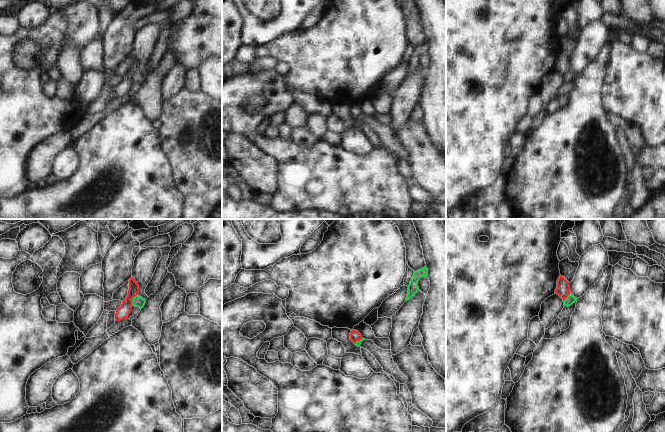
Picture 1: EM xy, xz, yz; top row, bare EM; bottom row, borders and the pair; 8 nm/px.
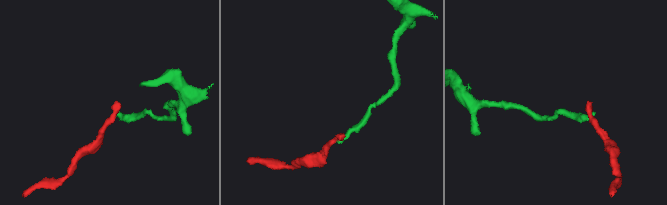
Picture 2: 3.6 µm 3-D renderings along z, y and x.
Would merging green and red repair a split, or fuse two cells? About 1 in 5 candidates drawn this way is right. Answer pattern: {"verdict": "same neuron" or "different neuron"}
{"verdict": "different neuron"}

